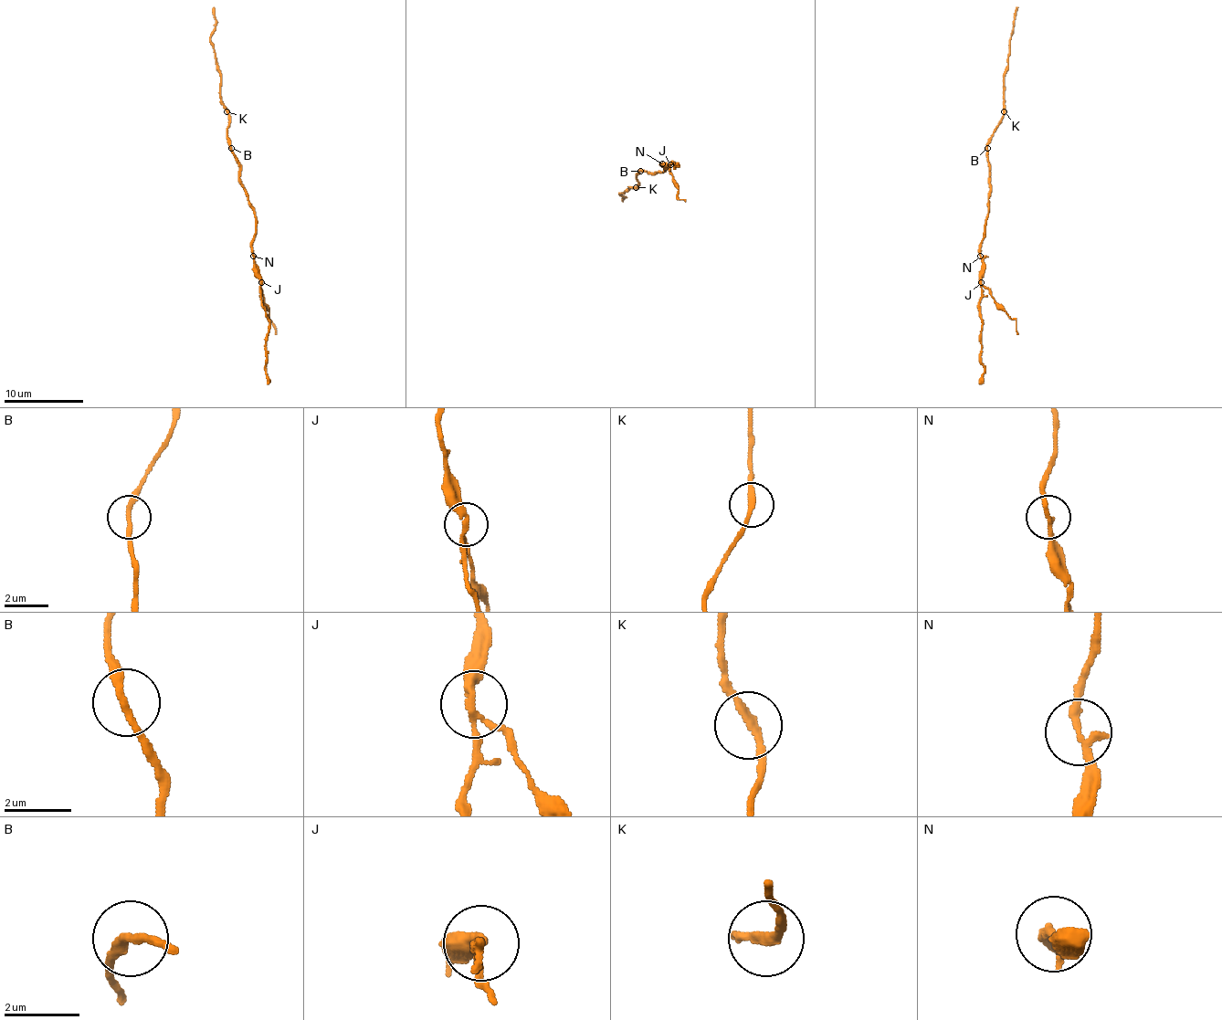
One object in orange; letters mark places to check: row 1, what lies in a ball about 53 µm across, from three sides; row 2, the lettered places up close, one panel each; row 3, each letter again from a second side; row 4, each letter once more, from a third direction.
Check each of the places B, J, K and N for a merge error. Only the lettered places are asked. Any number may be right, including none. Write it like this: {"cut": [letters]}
{"cut": ["J"]}

